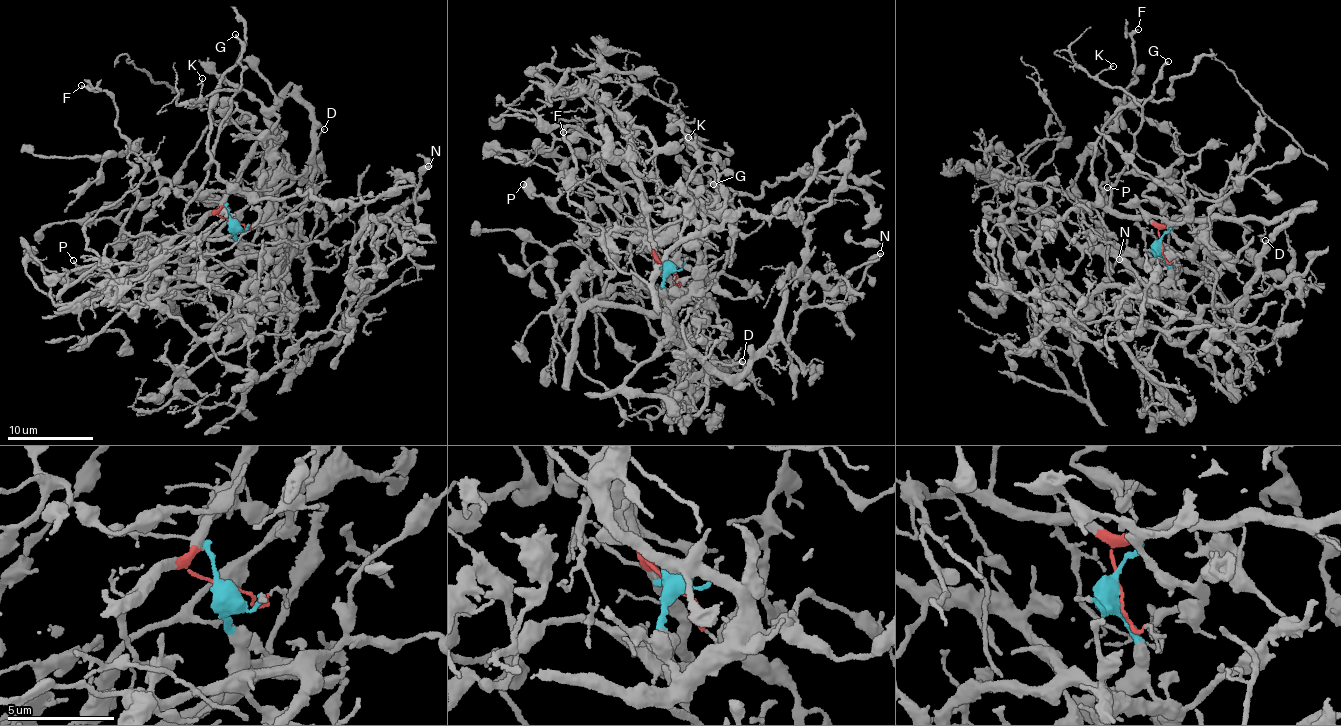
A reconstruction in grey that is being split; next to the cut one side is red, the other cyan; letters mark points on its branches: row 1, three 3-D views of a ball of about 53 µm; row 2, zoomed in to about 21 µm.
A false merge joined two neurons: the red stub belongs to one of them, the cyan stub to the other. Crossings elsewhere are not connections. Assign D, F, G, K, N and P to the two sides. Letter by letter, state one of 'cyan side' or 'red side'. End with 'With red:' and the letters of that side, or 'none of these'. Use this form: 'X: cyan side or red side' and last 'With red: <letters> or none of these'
D: cyan side
F: red side
G: red side
K: red side
N: cyan side
P: cyan side
With red: F, G, K

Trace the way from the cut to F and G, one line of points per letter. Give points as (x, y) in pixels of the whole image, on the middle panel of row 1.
F: (666, 270), (648, 217), (630, 193), (579, 180), (602, 164), (588, 157), (586, 136), (563, 133)
G: (666, 270), (654, 253), (639, 194), (669, 198), (684, 189), (715, 188), (719, 182), (714, 184)

